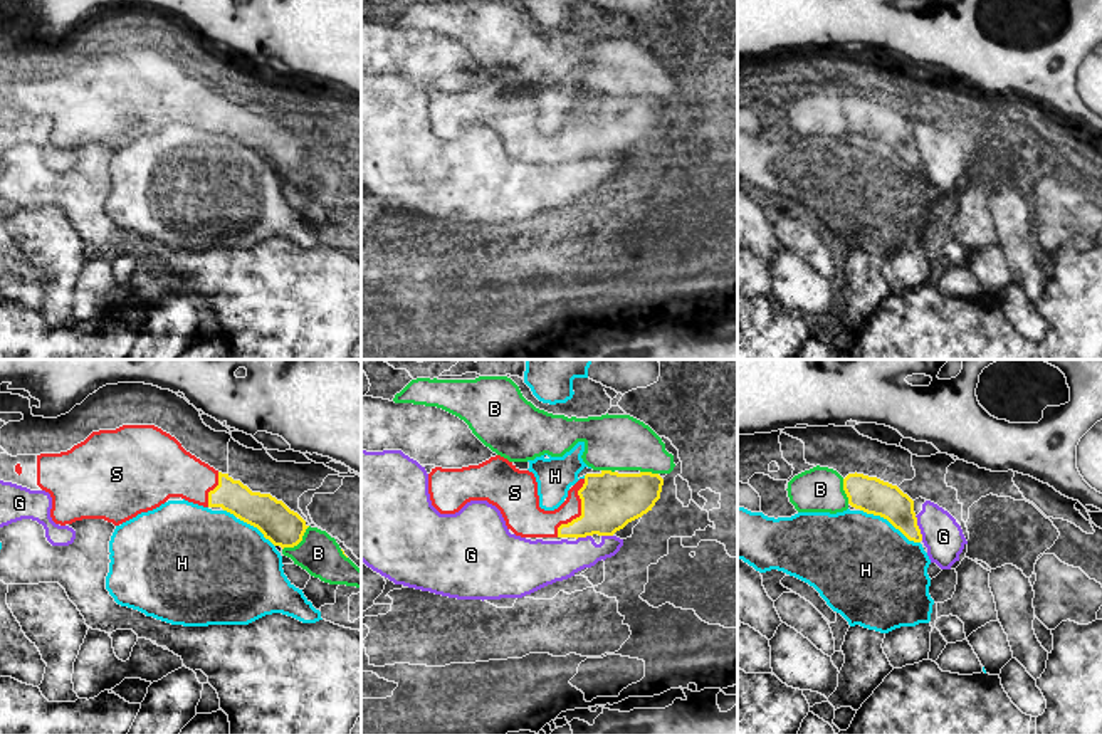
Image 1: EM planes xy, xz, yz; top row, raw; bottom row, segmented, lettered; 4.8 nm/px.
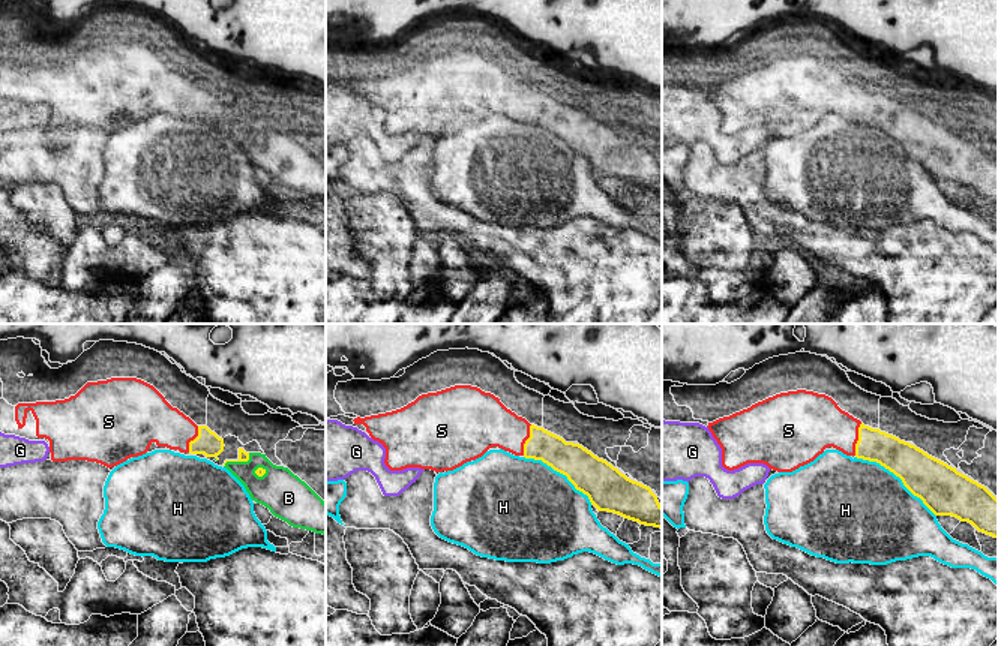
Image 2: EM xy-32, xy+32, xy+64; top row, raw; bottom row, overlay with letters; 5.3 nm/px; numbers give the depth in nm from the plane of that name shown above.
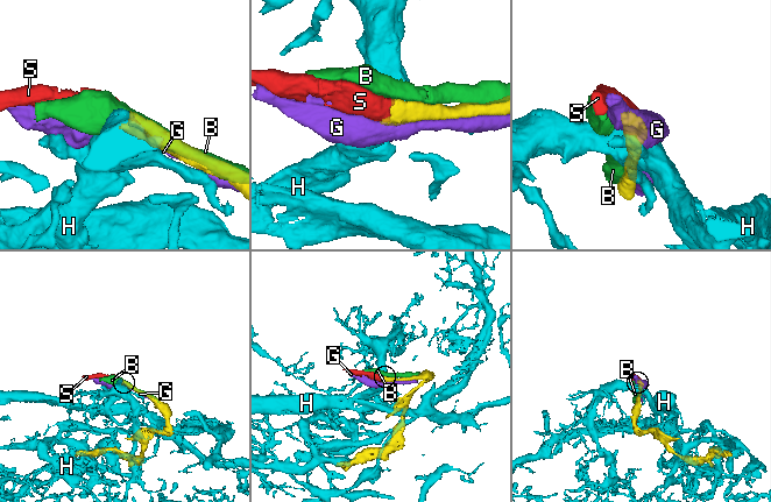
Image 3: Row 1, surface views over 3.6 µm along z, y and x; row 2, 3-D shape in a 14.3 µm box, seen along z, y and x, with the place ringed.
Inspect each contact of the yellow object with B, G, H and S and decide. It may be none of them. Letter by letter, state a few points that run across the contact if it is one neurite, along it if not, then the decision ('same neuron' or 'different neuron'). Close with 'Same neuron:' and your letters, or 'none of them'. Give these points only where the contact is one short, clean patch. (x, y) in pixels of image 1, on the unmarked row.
B: different neuron
G: different neuron
H: different neuron
S: xz (610, 125), (595, 128), (582, 136), (568, 145), (531, 145) | same neuron
Same neuron: S

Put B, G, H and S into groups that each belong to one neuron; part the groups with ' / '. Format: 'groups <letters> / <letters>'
groups B / G / H / S

